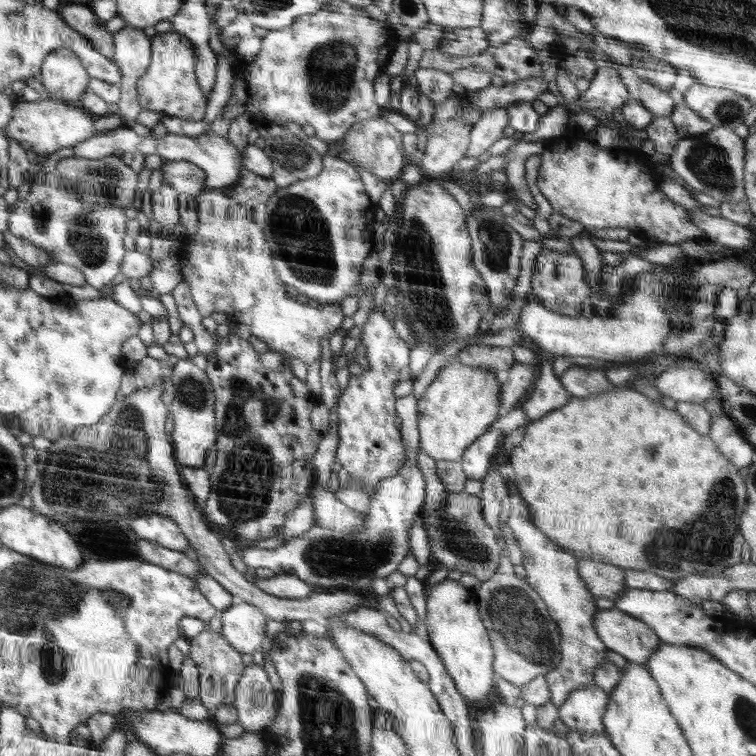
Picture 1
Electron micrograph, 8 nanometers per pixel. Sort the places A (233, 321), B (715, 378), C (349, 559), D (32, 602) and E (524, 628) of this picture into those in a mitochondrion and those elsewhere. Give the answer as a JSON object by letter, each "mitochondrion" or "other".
{"A":"other","B":"other","C":"mitochondrion","D":"mitochondrion","E":"mitochondrion"}

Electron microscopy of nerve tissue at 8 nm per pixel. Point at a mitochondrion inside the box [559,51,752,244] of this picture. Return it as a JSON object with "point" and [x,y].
{"point":[709,162]}

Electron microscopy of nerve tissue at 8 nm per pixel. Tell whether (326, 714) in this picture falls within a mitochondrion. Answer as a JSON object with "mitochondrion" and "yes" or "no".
{"mitochondrion":"yes"}

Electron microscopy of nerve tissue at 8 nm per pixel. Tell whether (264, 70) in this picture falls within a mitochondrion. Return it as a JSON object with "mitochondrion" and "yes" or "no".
{"mitochondrion":"no"}

